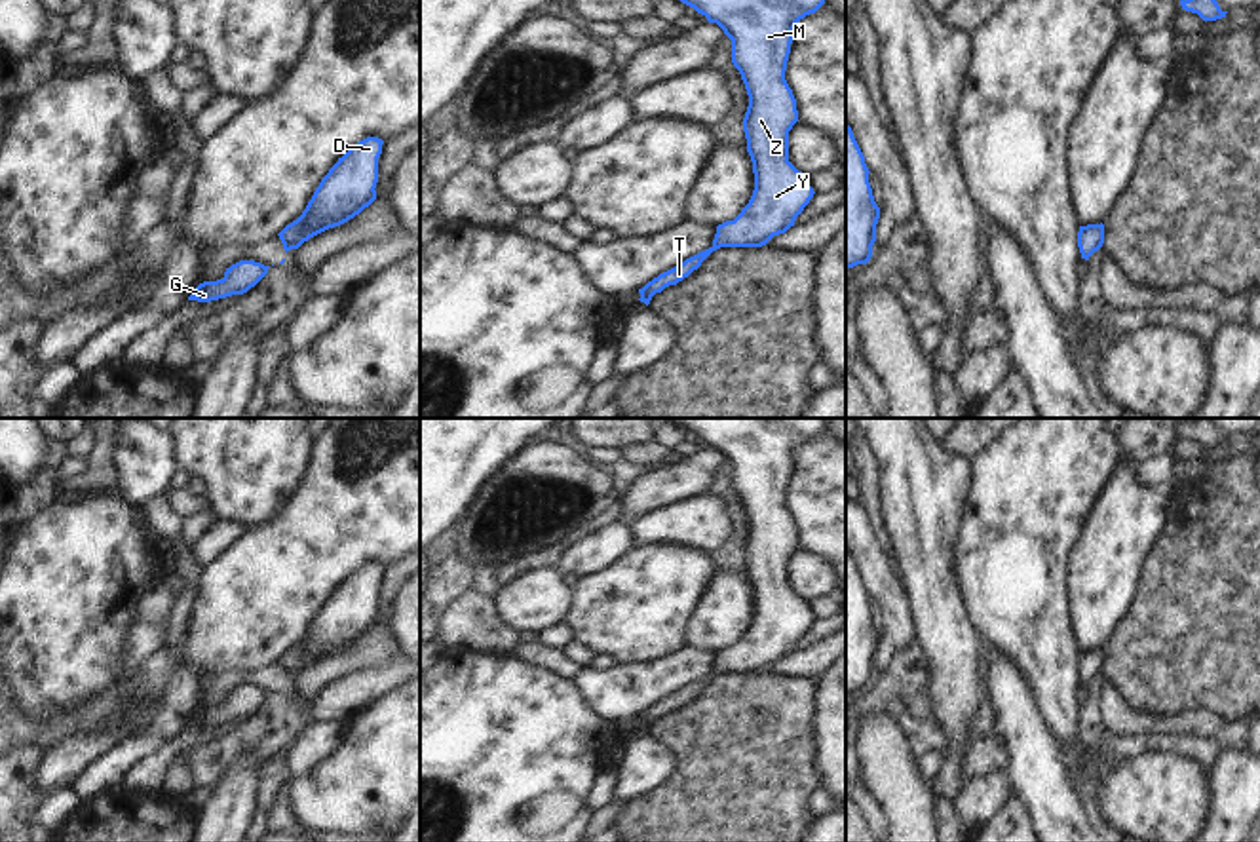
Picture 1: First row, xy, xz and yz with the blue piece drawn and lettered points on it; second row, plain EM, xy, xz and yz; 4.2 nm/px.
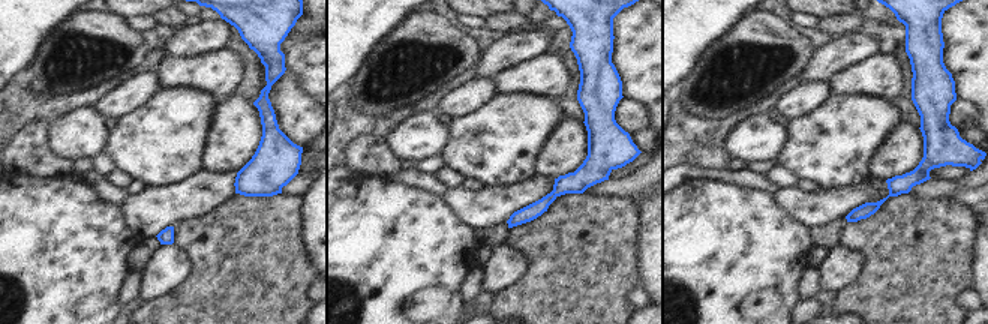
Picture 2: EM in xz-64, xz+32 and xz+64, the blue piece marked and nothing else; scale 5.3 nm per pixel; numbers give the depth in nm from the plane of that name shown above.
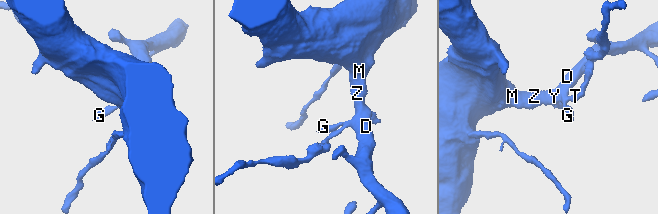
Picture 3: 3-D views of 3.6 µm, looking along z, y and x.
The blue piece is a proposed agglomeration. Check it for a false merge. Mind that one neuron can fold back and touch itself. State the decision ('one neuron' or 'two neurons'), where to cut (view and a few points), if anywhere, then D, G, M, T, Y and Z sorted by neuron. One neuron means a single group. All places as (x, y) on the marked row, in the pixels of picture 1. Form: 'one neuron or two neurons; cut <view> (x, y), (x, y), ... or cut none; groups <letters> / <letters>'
one neuron; cut none; groups D G M T Y Z

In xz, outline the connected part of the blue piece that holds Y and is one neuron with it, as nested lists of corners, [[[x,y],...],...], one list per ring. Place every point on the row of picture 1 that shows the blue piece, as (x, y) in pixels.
[[[680,0],[716,23],[732,40],[732,63],[749,95],[743,118],[754,190],[734,220],[716,226],[713,245],[648,281],[640,302],[688,277],[720,247],[762,247],[794,226],[813,198],[808,175],[789,162],[789,131],[798,122],[796,99],[785,80],[792,30],[825,0]]]

